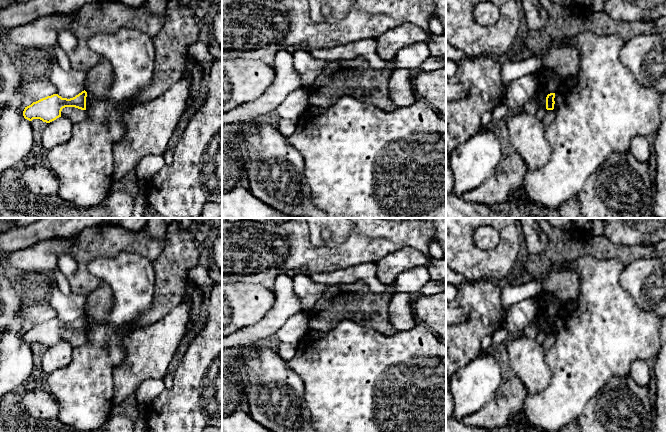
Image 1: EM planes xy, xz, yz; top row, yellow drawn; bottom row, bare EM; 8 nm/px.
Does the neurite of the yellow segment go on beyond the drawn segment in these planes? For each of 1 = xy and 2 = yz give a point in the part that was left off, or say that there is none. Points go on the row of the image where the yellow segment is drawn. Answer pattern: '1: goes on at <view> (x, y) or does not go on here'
1: does not go on here
2: does not go on here

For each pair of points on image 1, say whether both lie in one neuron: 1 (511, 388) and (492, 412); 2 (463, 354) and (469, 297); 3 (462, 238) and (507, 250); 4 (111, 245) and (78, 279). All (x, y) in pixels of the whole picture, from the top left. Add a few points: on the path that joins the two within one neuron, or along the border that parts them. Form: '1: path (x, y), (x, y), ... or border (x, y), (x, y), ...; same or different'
1: path (510, 394), (498, 406); same
2: path (463, 340), (476, 327), (476, 311); same
3: path (472, 250), (478, 256), (495, 256); same
4: path (100, 245), (82, 262), (82, 268); same

